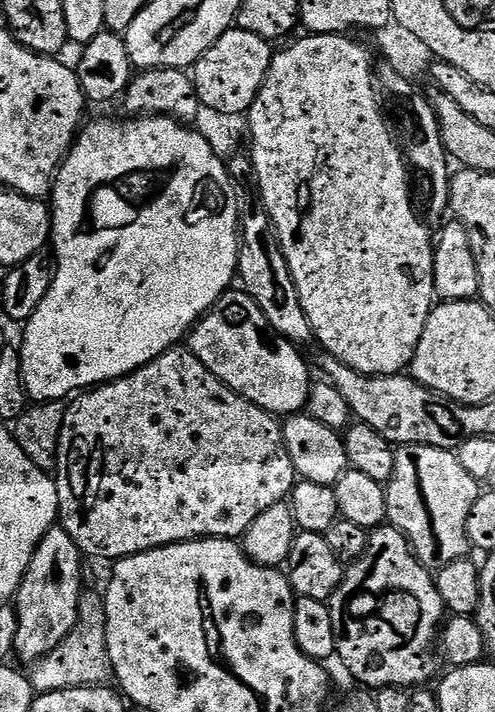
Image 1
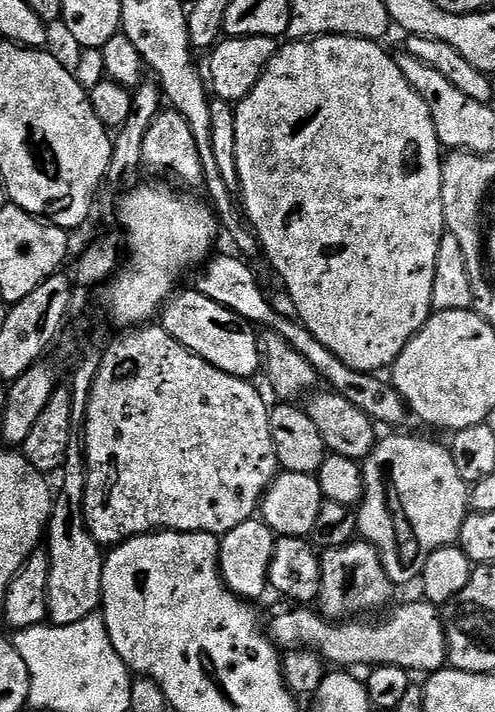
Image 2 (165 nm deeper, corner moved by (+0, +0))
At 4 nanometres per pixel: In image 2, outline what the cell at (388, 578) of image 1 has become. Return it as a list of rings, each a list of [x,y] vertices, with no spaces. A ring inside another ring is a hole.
[[[367,542],[345,544],[343,548],[326,548],[320,552],[320,598],[318,608],[329,621],[344,622],[356,618],[359,612],[372,612],[392,596],[392,579],[384,573],[376,549]]]

